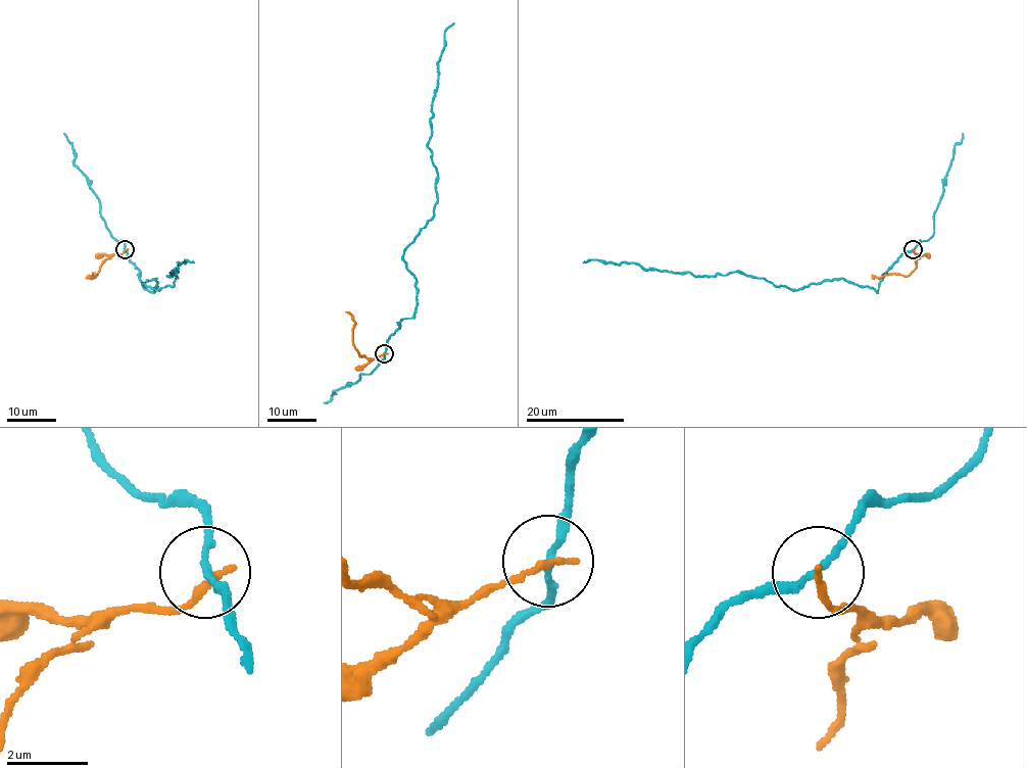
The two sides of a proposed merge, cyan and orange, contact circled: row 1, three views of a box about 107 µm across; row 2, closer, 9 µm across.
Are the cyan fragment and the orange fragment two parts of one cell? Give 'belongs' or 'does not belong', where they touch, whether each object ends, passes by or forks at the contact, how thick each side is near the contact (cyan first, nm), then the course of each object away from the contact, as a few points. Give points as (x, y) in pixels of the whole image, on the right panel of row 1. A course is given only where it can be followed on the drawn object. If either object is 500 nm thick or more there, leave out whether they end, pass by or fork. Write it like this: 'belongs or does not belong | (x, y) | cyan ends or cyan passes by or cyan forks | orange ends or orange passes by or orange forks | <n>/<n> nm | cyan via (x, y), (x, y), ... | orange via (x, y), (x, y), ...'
does not belong | (913, 249) | cyan passes by | orange ends | 160/200 nm | cyan via (913, 249), (887, 271), (877, 291), (838, 278), (790, 290), (733, 272), (696, 277), (635, 264), (583, 261) | orange via (913, 249), (918, 254), (917, 267), (908, 276), (871, 277)

